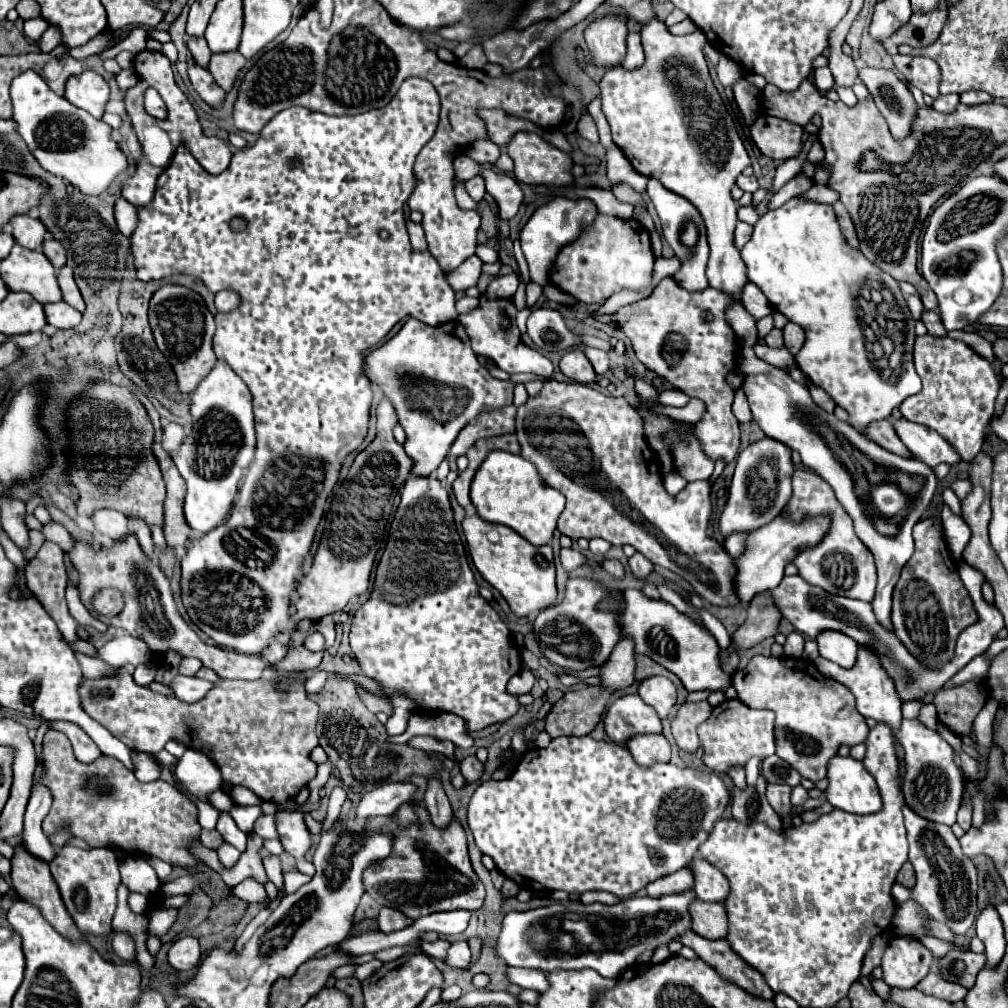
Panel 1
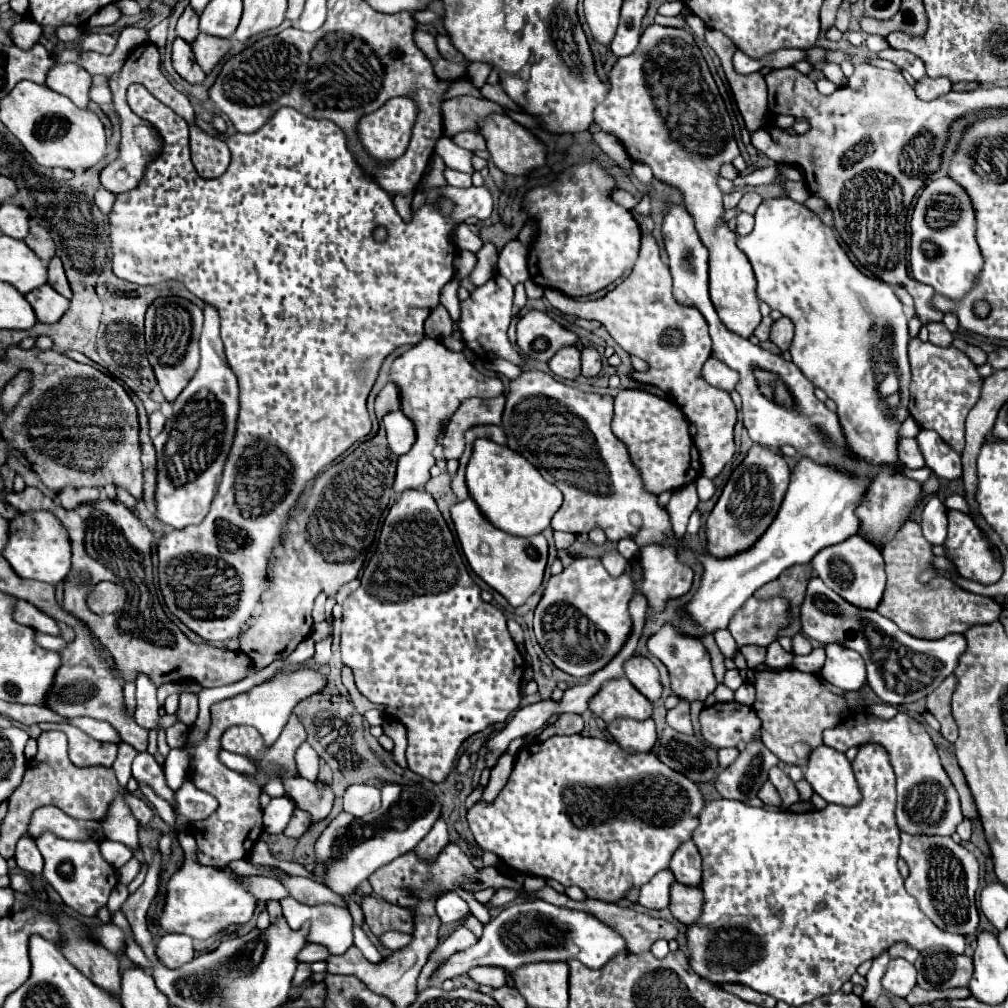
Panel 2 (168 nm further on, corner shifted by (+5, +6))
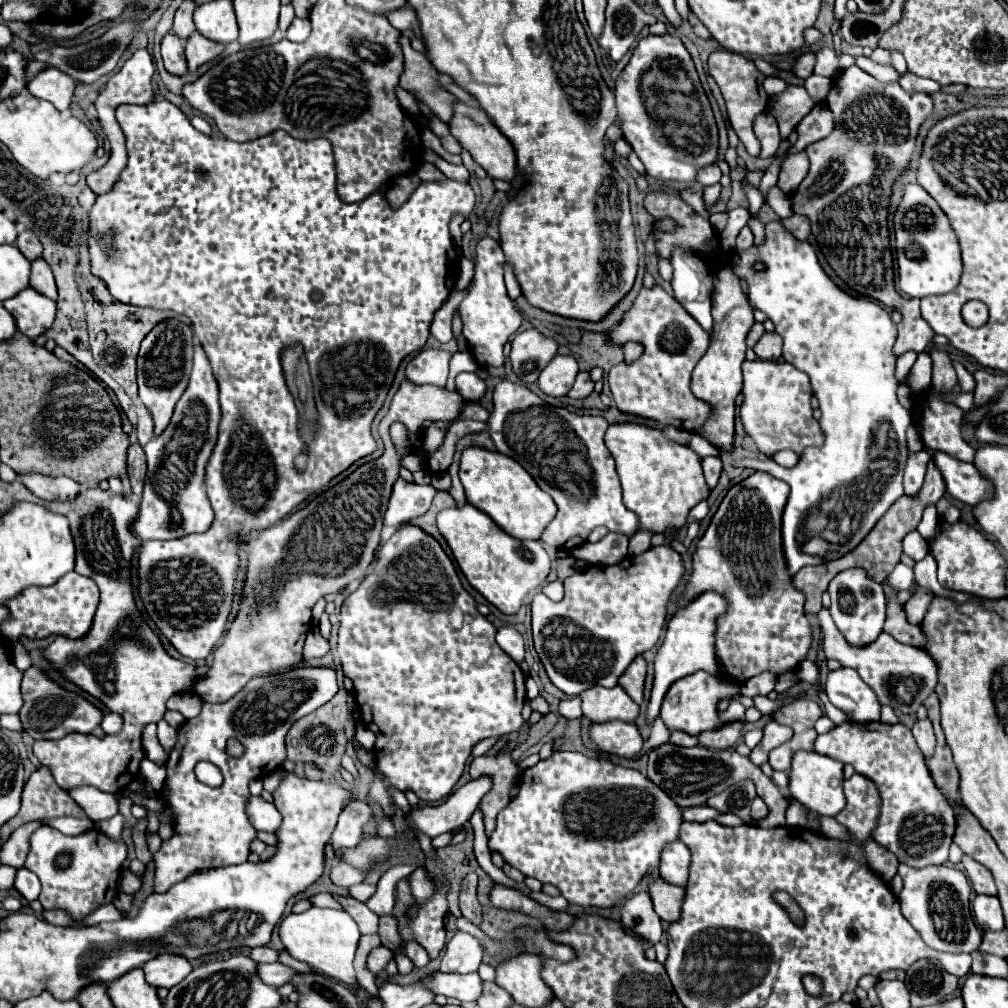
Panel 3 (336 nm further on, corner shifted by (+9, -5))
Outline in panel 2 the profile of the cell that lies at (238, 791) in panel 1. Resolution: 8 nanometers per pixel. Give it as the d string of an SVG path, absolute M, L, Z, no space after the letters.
M275 779L273 781L269 781L263 788L263 792L269 795L271 798L281 797L285 795L284 786L281 781Z

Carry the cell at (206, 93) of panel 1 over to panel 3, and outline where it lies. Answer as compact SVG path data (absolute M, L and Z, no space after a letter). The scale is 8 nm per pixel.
M173 32L163 36L161 56L163 56L163 64L165 64L167 72L171 72L175 76L185 74L187 64L185 64L185 56L183 56L183 40L177 38Z

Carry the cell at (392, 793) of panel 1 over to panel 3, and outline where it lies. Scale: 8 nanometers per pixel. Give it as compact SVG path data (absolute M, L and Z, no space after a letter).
M355 800L353 804L349 804L349 808L345 808L345 812L341 812L337 828L331 836L331 846L335 852L335 858L341 858L341 850L345 848L355 848L359 844L361 838L361 828L365 824L365 820L369 820L371 816L371 808L365 802Z

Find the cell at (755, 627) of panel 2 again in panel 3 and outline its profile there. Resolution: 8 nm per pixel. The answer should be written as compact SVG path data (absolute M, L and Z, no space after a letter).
M755 472L741 484L733 486L711 518L707 532L697 542L697 550L693 554L693 572L687 580L683 596L679 598L679 604L685 606L705 592L717 592L729 602L727 610L715 620L715 656L719 674L739 686L761 672L771 672L775 676L795 672L807 658L813 642L811 624L803 610L805 596L793 586L781 544L781 514L787 498L789 486L767 472Z

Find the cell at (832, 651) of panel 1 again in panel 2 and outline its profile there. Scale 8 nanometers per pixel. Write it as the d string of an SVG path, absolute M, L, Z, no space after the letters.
M827 643L823 649L827 653L825 665L821 669L825 681L845 691L857 691L867 683L865 665L857 651L847 649L839 643Z

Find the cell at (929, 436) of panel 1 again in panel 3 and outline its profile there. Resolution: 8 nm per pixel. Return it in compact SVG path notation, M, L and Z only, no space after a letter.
M937 452L933 460L953 498L969 506L977 506L981 500L989 500L993 496L993 484L975 468L975 464L961 462L945 452Z

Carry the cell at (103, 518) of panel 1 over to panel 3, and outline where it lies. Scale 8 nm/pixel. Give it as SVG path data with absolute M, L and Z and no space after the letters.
M23 472L19 474L19 478L33 494L41 496L43 500L57 500L57 498L71 500L81 490L81 486L67 476L47 476L39 472Z

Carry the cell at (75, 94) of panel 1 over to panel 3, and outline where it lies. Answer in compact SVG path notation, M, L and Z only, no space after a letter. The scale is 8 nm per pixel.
M45 68L27 82L27 90L35 98L51 102L57 110L69 110L75 82L71 76L57 72L57 68Z

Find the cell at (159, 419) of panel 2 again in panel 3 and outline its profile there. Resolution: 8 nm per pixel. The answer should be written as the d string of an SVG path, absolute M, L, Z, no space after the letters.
M149 412L139 414L139 422L135 426L135 432L137 432L137 442L141 446L145 446L153 438L153 420L151 420Z

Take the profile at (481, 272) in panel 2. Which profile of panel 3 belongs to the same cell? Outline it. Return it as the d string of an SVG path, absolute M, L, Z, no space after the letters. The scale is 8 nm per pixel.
M453 290L451 296L445 300L445 304L437 310L437 316L433 320L433 326L431 326L431 334L439 340L439 342L449 342L453 338L451 334L451 318L459 306L459 300L463 298L467 290Z

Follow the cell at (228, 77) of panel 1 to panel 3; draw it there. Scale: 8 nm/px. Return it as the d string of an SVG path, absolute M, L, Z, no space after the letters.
M193 32L185 42L185 58L189 70L197 70L201 64L217 58L223 52L223 44L213 42L199 32Z

